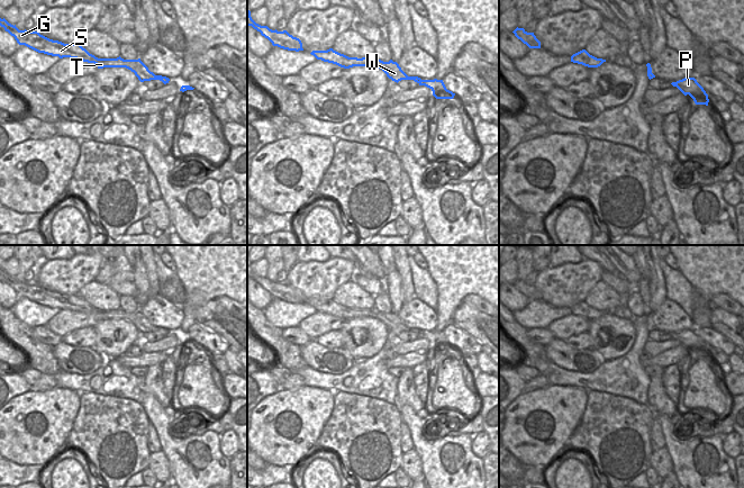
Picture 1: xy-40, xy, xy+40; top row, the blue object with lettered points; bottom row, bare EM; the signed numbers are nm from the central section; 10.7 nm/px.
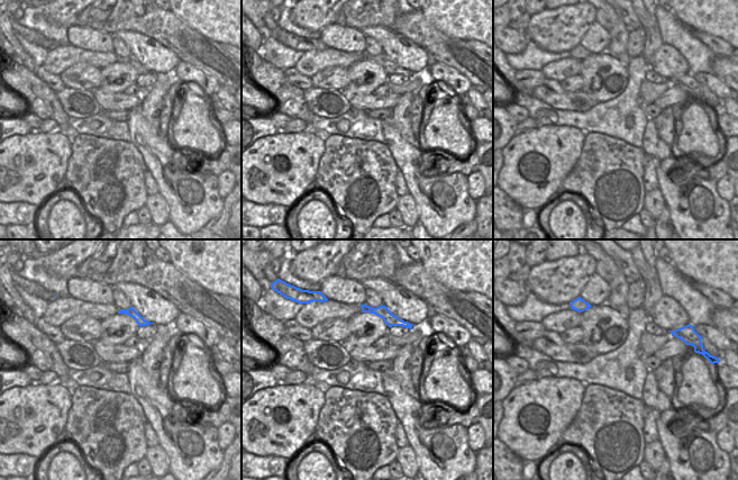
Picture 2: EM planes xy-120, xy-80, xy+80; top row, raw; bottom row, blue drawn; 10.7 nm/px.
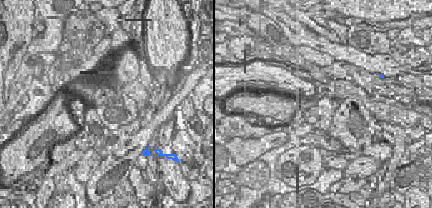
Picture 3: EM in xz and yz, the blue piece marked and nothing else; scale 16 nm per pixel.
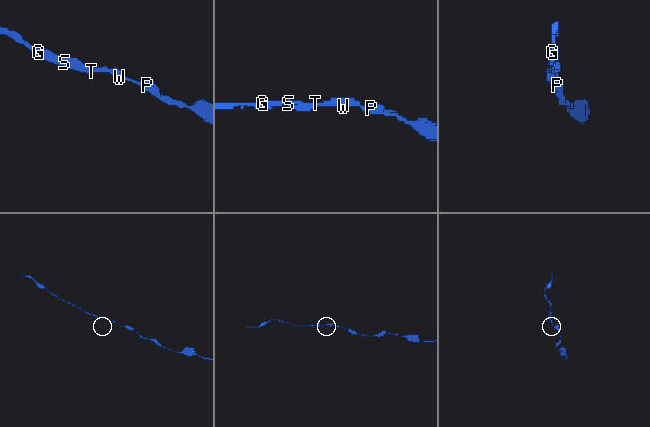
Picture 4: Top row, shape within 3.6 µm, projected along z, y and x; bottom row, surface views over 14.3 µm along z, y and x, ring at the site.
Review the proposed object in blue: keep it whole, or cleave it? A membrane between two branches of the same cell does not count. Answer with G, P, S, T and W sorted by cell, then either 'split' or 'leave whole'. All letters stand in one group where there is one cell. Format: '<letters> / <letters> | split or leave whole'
G P S T W | leave whole

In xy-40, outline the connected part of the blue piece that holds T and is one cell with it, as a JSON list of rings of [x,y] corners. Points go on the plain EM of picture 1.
[[[0,270],[0,278],[4,280],[11,288],[15,289],[19,297],[25,297],[38,305],[44,305],[60,310],[70,309],[81,311],[88,315],[94,315],[98,320],[103,319],[126,319],[135,325],[140,334],[160,332],[164,336],[169,335],[170,331],[162,327],[155,327],[148,319],[138,311],[124,311],[120,308],[117,310],[98,310],[90,306],[80,296],[64,296],[58,292],[49,291],[38,283],[19,282],[16,277],[9,275],[4,270]]]

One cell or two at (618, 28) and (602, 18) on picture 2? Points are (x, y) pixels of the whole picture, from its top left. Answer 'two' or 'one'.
two

